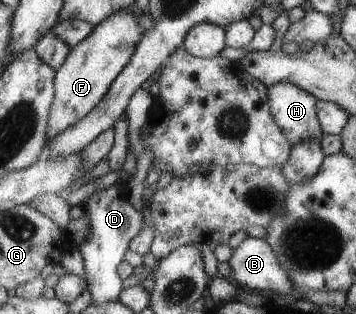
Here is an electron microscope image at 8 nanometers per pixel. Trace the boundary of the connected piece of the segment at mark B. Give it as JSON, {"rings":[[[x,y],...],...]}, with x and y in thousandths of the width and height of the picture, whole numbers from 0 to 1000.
{"rings":[[[694,752],[640,828],[649,882],[674,908],[775,936],[820,930],[823,895],[801,850],[789,850],[764,780],[742,761]]]}

